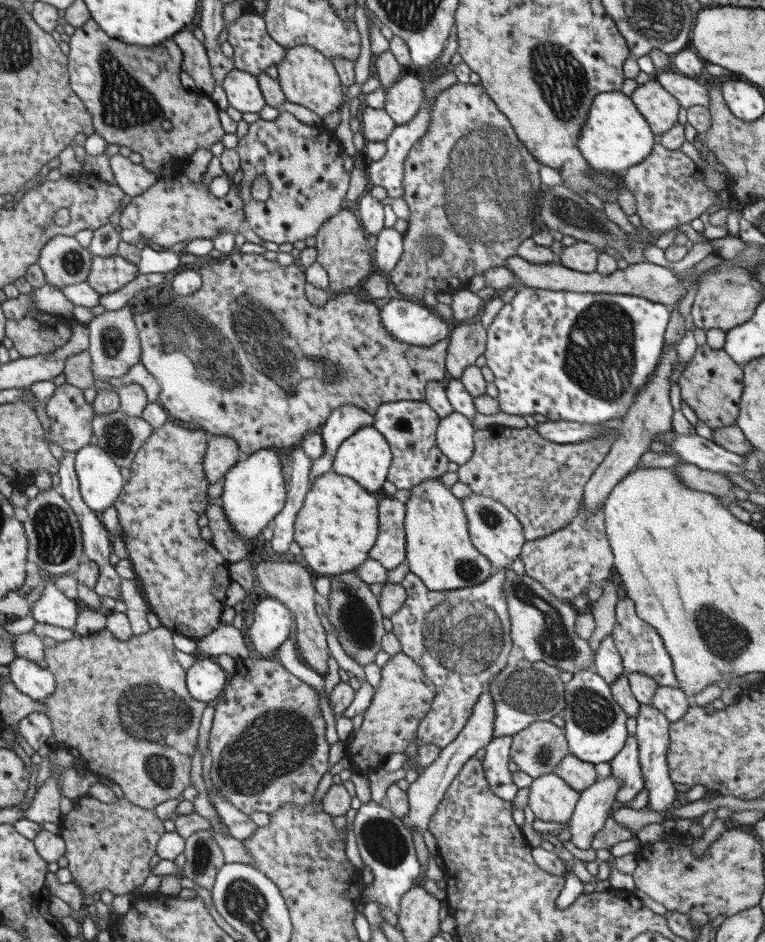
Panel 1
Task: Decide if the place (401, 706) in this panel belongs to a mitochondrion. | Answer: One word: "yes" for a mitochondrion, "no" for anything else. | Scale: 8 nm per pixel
no

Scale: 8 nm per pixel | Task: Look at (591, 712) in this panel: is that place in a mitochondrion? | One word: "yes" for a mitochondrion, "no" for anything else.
yes

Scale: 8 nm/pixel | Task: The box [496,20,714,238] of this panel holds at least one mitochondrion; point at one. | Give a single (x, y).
(562, 81)

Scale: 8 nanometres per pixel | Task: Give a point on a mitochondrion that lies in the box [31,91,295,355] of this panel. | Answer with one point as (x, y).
(73, 261)

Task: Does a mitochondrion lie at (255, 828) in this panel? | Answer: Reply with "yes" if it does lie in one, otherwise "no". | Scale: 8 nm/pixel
no

